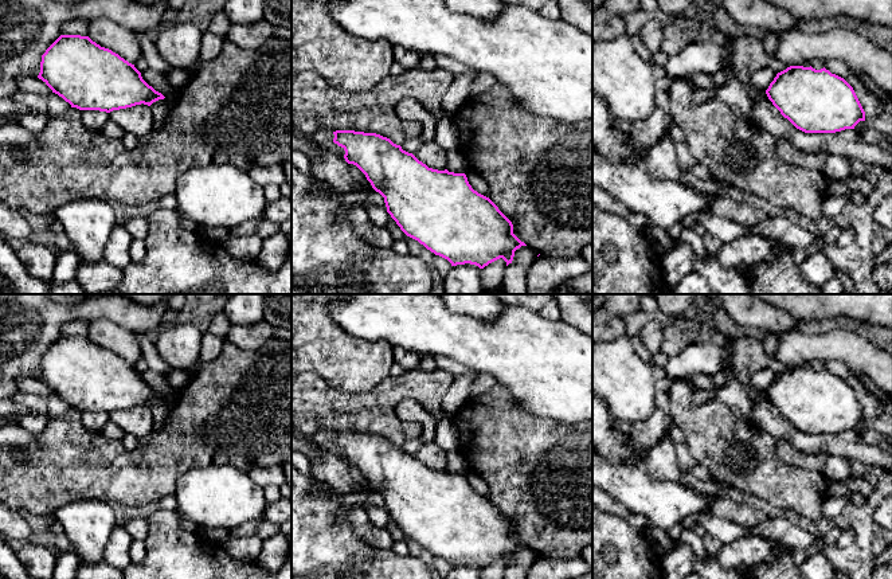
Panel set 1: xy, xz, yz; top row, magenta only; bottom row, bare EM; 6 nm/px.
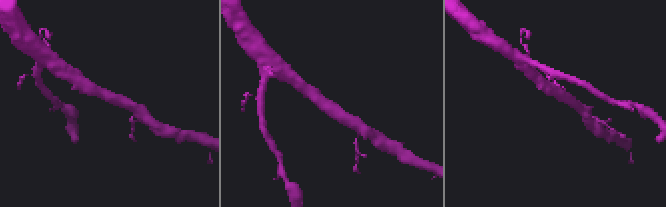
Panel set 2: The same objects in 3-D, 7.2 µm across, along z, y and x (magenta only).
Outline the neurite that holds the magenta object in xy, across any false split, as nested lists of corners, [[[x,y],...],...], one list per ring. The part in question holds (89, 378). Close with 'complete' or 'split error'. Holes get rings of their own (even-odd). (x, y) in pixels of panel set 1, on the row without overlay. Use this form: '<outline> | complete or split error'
[[[60,336],[42,356],[38,379],[79,411],[110,414],[141,404],[150,407],[165,399],[142,380],[134,365],[81,336]]] | complete

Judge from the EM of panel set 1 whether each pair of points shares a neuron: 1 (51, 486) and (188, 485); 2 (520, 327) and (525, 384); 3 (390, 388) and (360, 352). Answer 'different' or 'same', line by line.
1: different
2: same
3: different

